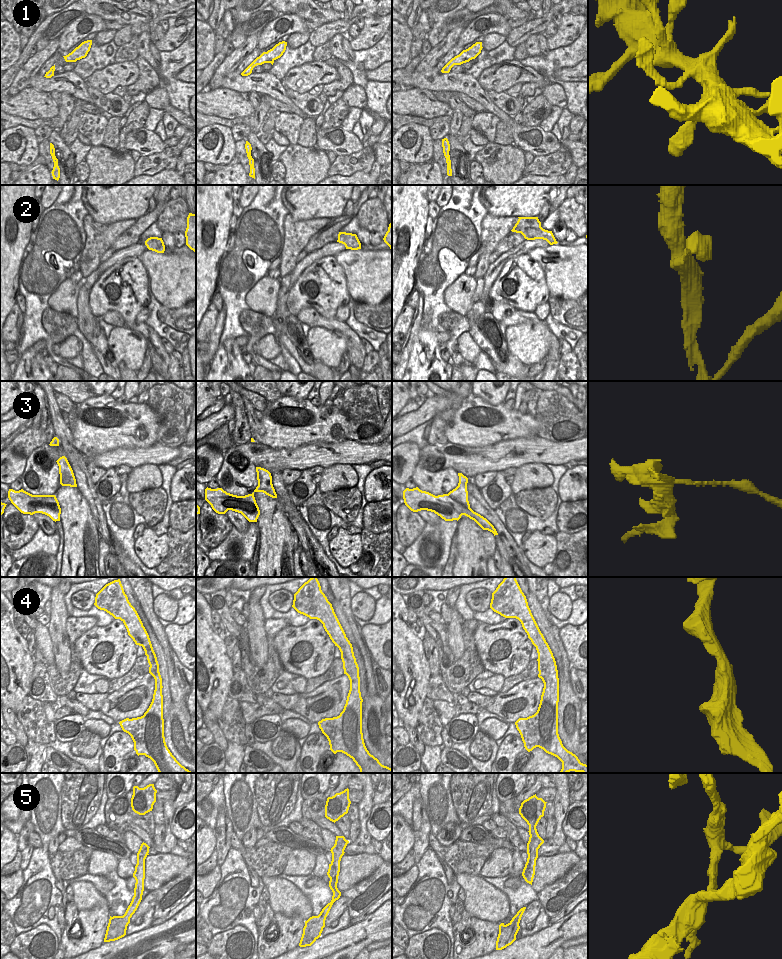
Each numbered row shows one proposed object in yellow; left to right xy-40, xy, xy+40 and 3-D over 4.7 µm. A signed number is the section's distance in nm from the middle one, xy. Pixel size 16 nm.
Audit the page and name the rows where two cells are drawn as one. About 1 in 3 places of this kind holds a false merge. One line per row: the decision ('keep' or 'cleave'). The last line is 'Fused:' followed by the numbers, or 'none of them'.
1: keep
2: keep
3: cleave
4: keep
5: cleave
Fused: 3, 5

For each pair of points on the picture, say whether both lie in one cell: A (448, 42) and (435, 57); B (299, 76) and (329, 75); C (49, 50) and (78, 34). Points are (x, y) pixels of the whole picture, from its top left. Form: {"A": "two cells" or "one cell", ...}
{"A": "one cell", "B": "one cell", "C": "two cells"}

